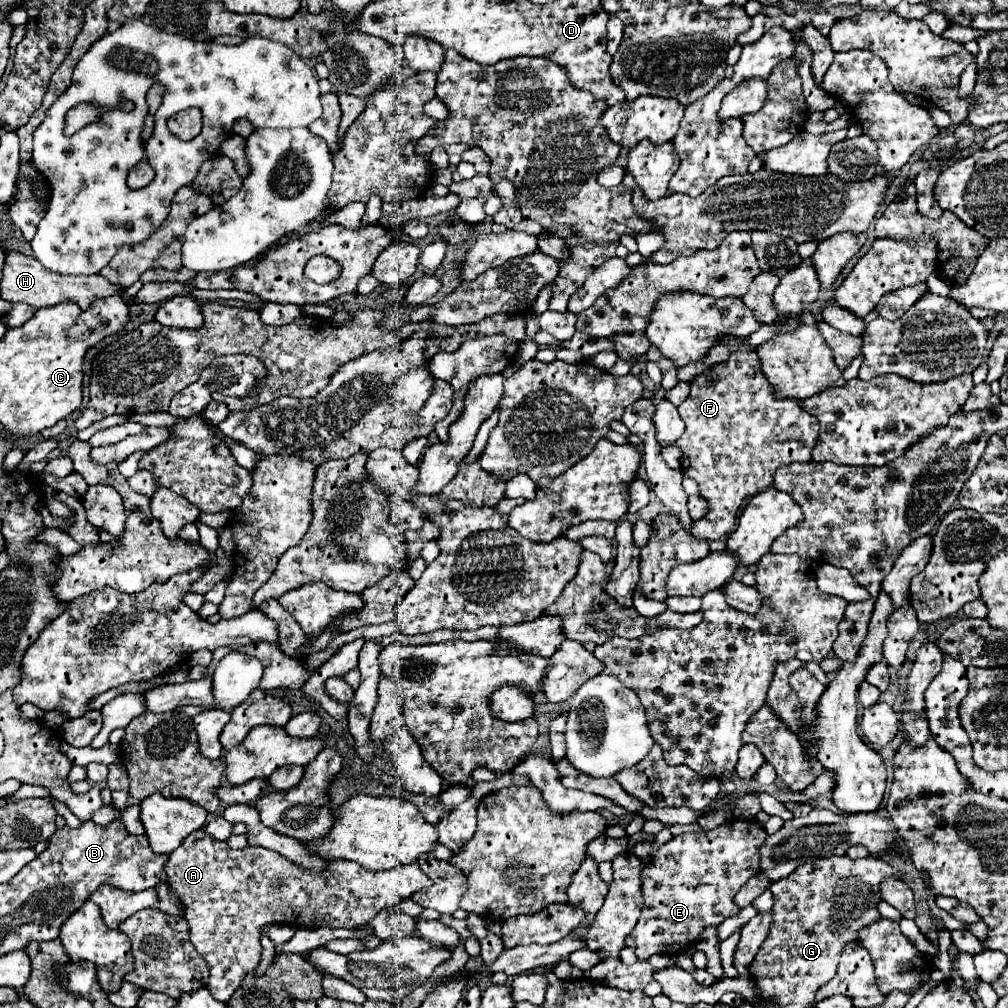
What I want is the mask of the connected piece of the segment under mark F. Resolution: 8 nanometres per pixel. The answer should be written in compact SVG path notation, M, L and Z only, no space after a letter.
M723 335L721 343L731 349L729 359L713 365L707 373L697 375L691 381L689 397L677 407L685 421L685 433L675 443L683 453L681 471L699 483L699 495L709 501L709 513L701 521L695 521L691 529L699 539L719 539L721 535L731 533L741 503L767 489L773 481L773 473L781 465L811 461L811 449L819 433L819 421L801 407L801 399L775 399L775 389L761 369L757 349L751 347L747 339Z

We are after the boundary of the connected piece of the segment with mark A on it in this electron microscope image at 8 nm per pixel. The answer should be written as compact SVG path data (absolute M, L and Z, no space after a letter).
M205 829L187 835L169 855L167 883L183 903L189 937L195 951L207 961L211 973L207 989L211 997L227 1003L243 977L261 961L259 935L265 925L293 925L295 929L359 929L379 911L395 907L415 891L431 885L419 865L399 865L387 871L365 871L351 861L331 861L323 871L303 869L271 849L231 849L213 839Z

